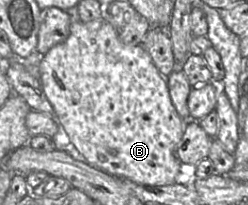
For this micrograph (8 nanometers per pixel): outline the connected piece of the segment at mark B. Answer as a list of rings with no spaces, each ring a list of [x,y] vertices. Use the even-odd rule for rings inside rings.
[[[104,17],[90,22],[73,18],[66,40],[43,55],[38,79],[55,111],[60,133],[67,136],[86,163],[119,179],[145,186],[170,185],[183,180],[184,167],[175,151],[183,136],[185,121],[172,103],[167,80],[144,47],[122,42]]]

